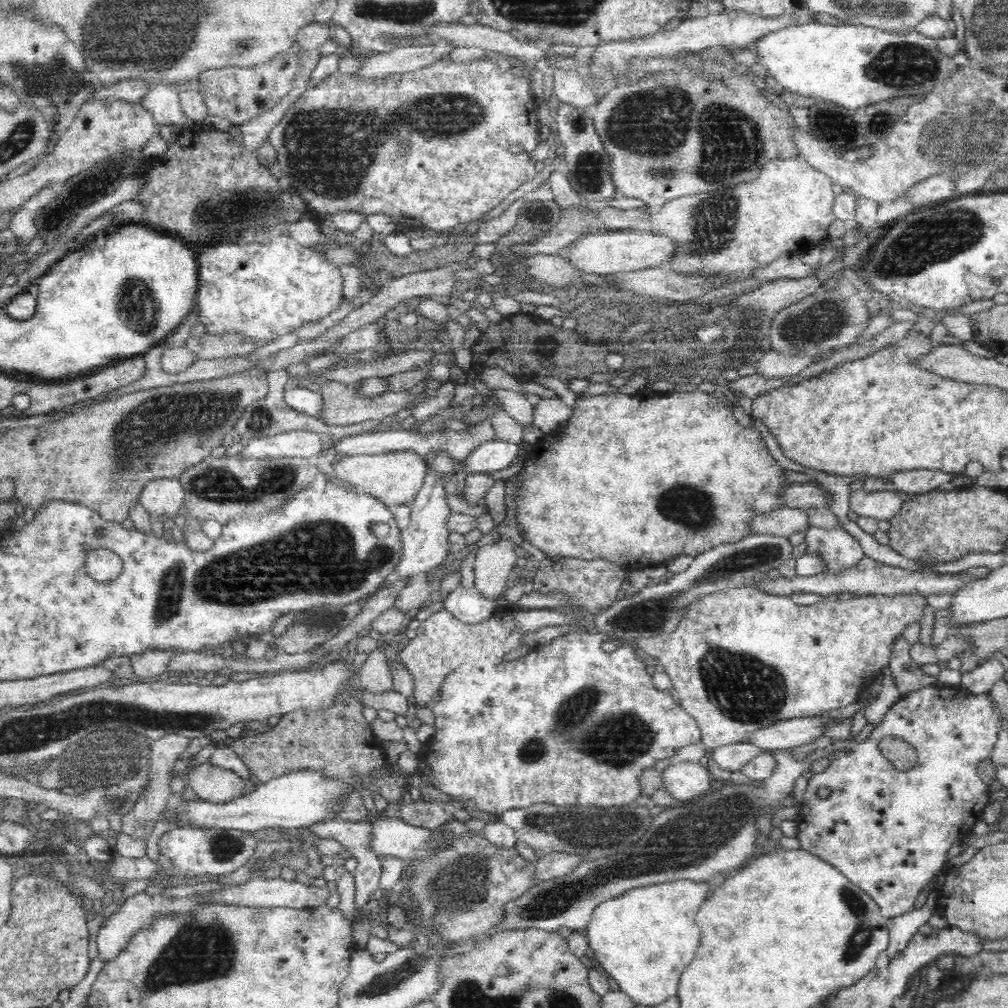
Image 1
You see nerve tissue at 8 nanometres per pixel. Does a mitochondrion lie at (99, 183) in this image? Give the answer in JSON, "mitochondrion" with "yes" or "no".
{"mitochondrion":"yes"}

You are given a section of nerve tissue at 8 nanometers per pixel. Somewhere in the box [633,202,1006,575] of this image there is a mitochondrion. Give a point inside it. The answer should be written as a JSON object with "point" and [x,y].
{"point":[816,323]}

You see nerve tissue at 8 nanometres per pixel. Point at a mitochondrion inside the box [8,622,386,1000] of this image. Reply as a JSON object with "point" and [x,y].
{"point":[202,951]}

